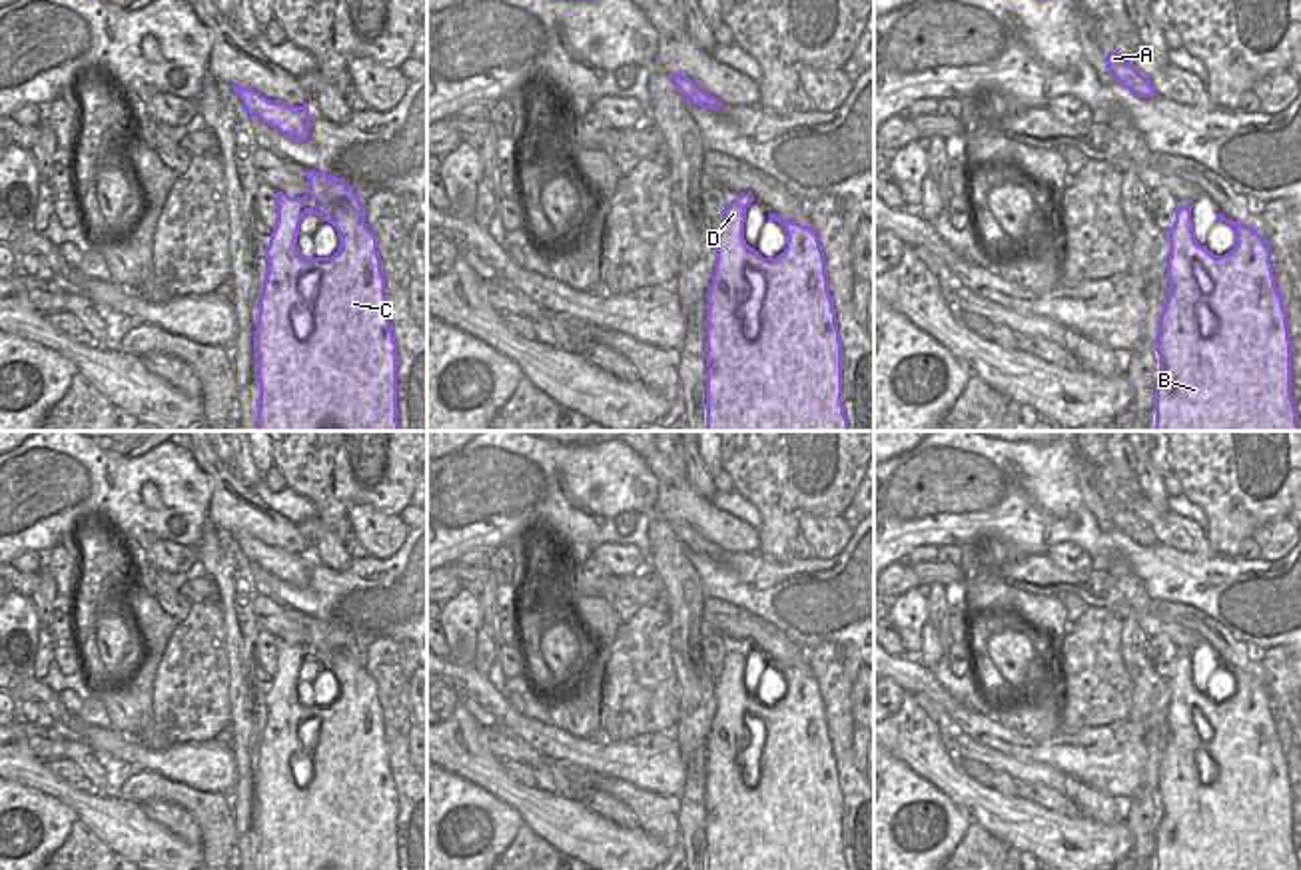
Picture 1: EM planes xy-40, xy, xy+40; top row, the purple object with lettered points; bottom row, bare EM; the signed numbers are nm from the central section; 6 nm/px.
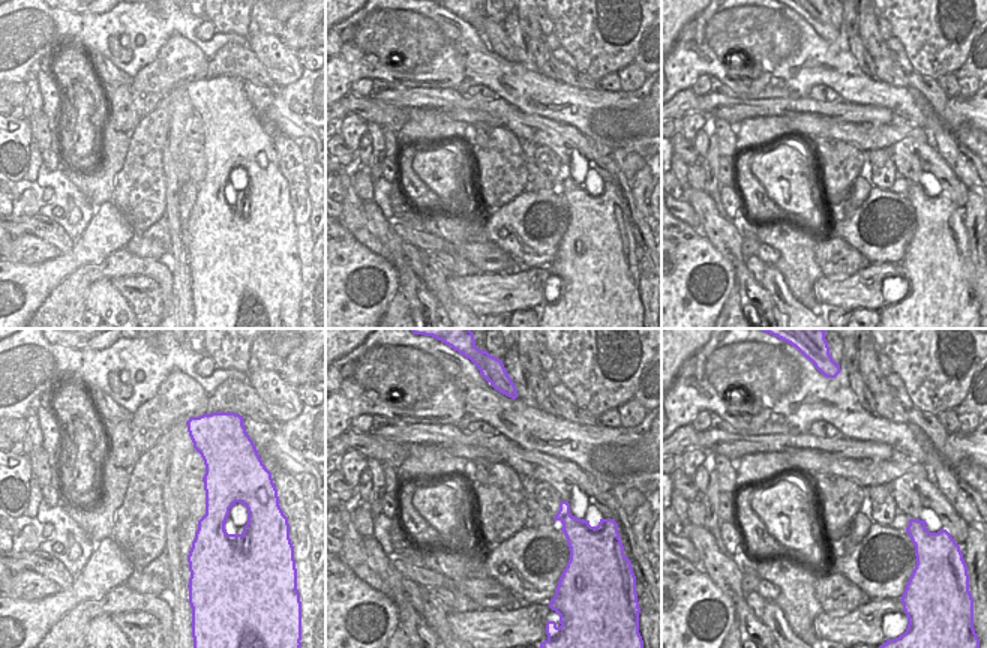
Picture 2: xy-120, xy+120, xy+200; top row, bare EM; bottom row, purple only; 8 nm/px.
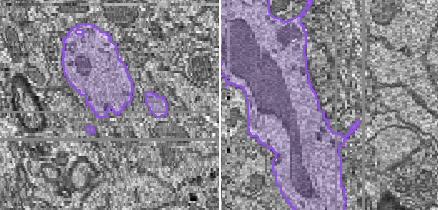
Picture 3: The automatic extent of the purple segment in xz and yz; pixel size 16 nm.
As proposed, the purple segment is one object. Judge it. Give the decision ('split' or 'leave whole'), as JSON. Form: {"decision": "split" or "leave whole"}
{"decision": "leave whole"}

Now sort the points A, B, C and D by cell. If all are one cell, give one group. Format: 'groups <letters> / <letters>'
groups A B C D

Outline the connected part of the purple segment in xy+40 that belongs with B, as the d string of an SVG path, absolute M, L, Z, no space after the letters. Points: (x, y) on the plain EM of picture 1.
M1179 652L1175 668L1167 678L1167 748L1159 762L1159 782L1155 798L1159 802L1159 822L1155 826L1155 870L1297 870L1295 848L1291 844L1291 786L1283 744L1275 732L1271 696L1267 688L1249 672L1229 668L1217 660L1219 668L1233 674L1235 692L1225 702L1213 702L1195 686L1191 654Z

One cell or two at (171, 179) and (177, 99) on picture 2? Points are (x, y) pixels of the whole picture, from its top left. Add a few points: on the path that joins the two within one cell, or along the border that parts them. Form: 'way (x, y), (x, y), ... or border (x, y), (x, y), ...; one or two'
border (167, 144), (174, 159), (176, 176), (182, 183); two

